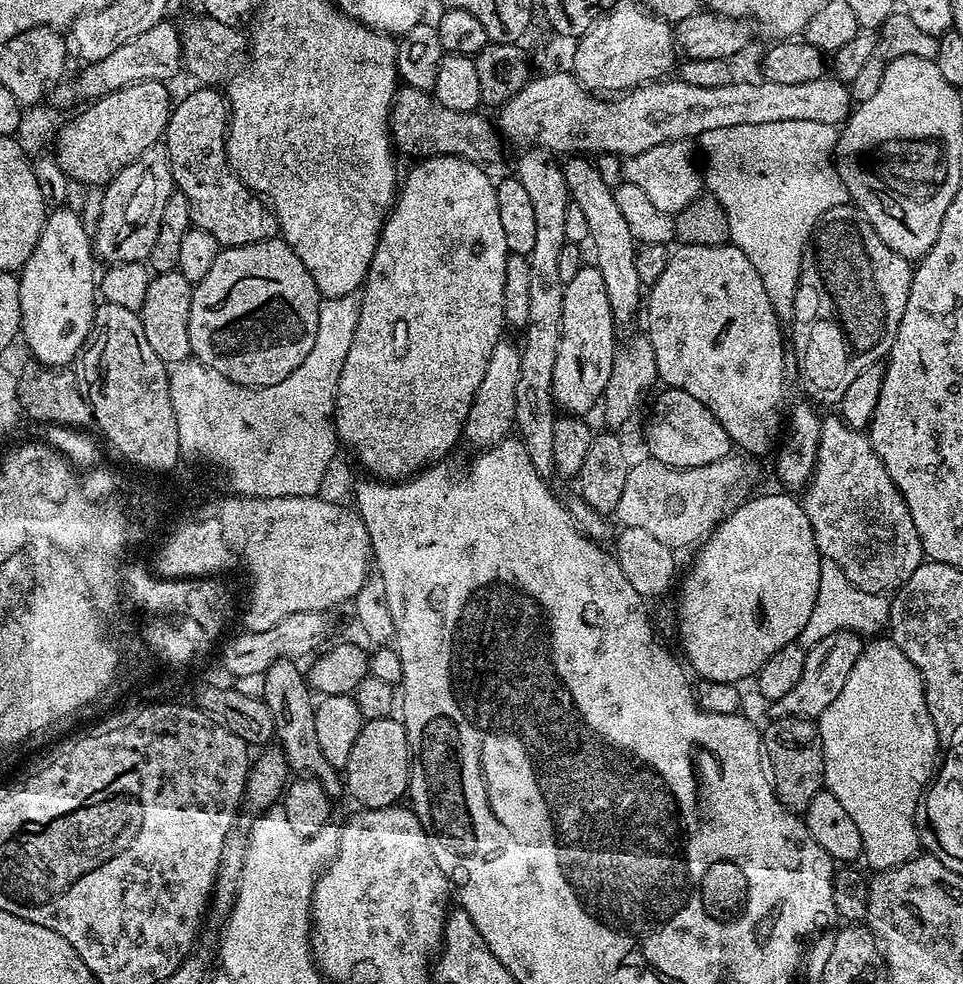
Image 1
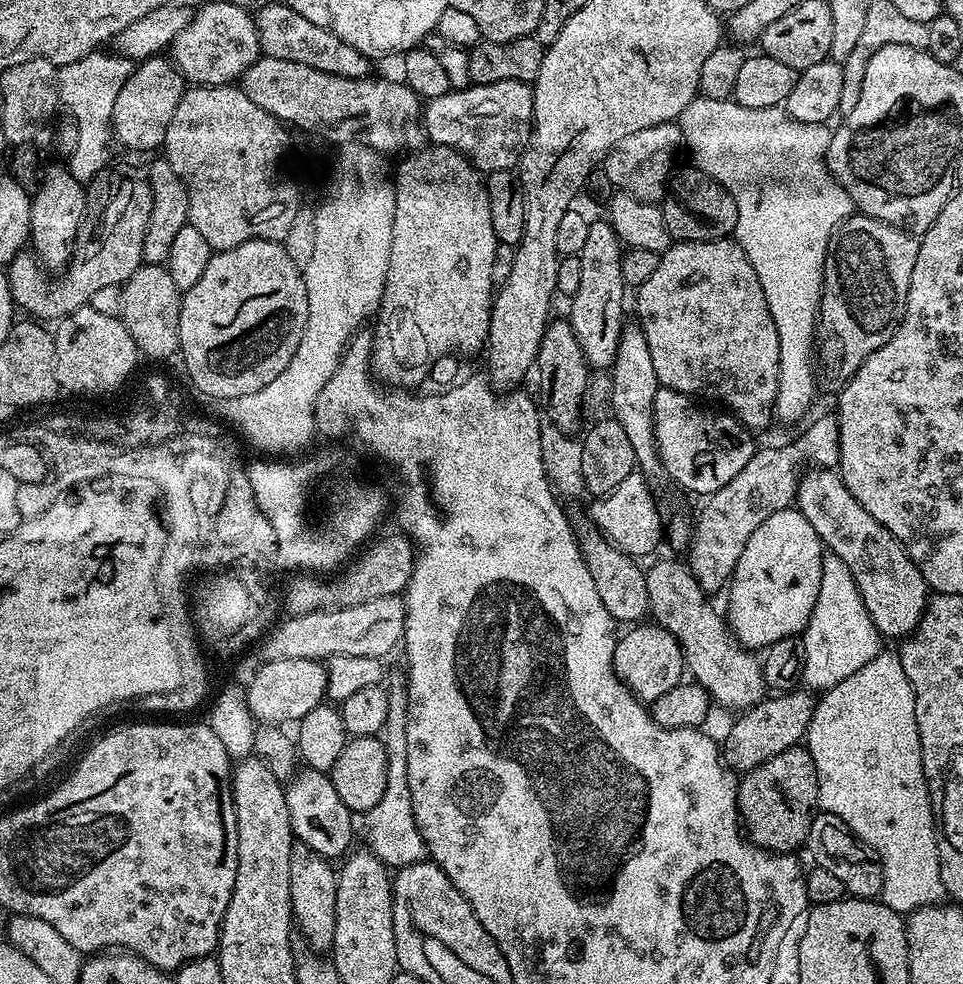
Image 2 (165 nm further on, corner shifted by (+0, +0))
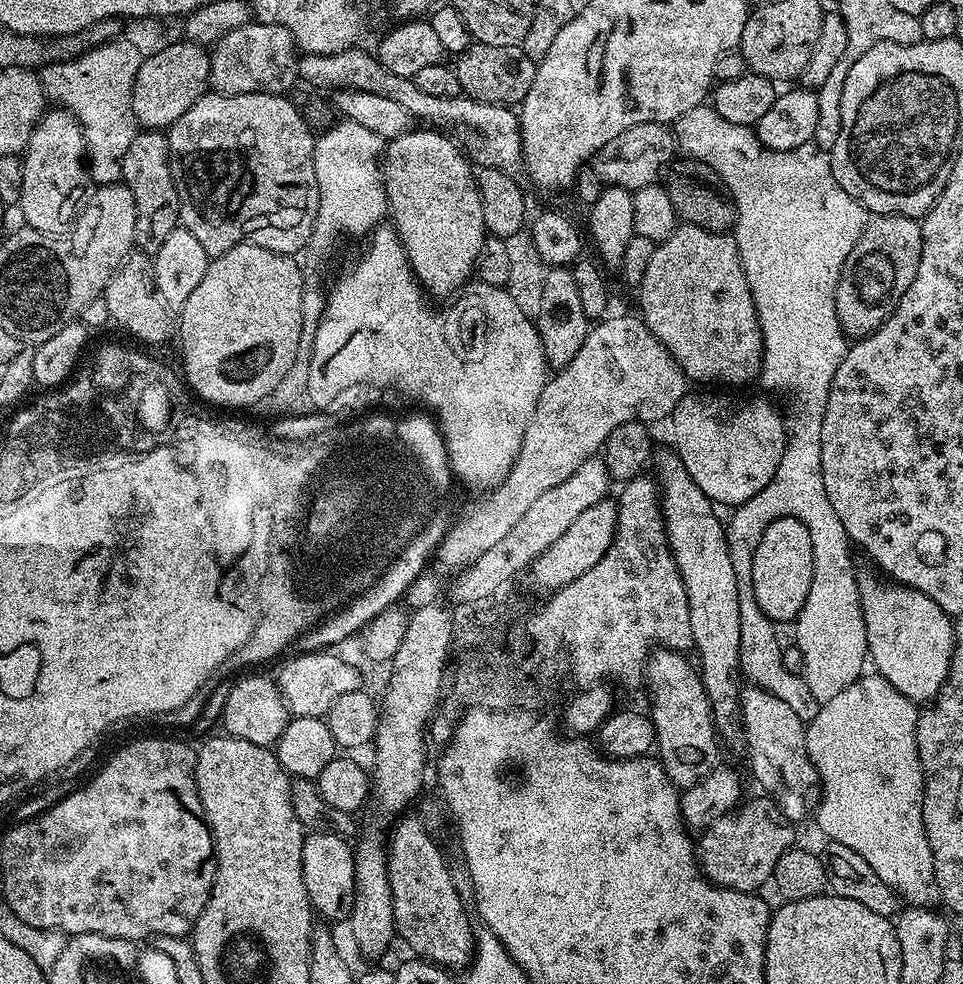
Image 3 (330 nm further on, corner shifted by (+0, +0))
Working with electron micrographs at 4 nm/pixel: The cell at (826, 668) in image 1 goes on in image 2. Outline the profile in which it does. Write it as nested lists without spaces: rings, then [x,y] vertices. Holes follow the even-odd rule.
[[[793,690],[772,697],[773,700],[765,698],[747,709],[741,715],[744,717],[729,730],[728,737],[722,740],[723,759],[735,765],[741,773],[747,774],[788,748],[797,747],[807,737],[808,724],[814,713],[814,700],[811,700],[813,697],[804,690]]]

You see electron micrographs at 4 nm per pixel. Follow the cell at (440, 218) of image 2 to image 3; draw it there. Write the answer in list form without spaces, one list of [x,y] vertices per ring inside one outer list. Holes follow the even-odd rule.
[[[413,130],[387,141],[382,153],[384,189],[388,195],[391,227],[400,235],[412,272],[419,280],[421,288],[432,298],[448,295],[451,297],[473,279],[476,259],[486,235],[480,185],[467,155],[443,131],[424,131],[428,132]]]

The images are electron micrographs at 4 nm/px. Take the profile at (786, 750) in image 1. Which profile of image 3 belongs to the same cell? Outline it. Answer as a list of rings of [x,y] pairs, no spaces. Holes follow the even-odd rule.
[[[763,799],[752,800],[739,810],[726,813],[701,835],[704,837],[698,840],[698,863],[712,883],[739,892],[755,893],[760,890],[756,888],[772,880],[778,858],[793,847],[793,825],[780,813],[775,800]]]

